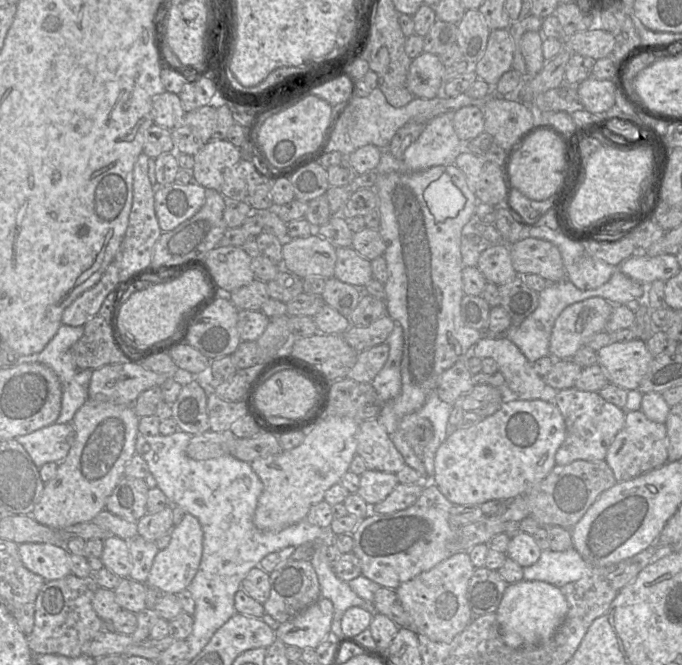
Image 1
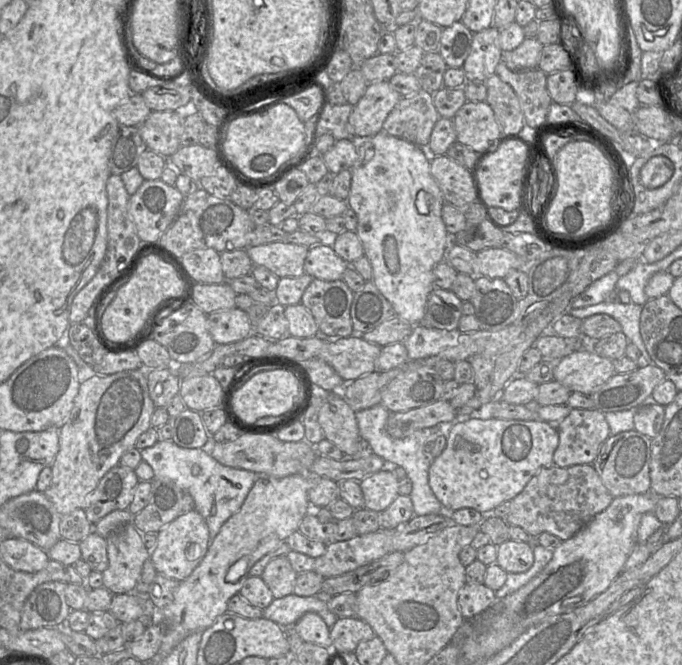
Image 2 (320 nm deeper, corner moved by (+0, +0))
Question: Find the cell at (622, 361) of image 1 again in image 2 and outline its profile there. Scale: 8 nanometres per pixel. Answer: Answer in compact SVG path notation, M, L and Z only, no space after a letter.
M590 345L576 349L555 363L554 380L571 392L589 396L615 374L613 361L595 353Z

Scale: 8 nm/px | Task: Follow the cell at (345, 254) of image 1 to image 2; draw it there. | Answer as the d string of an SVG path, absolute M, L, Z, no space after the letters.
M322 242L308 250L304 262L304 271L313 279L323 281L340 280L348 265L333 250L330 242Z

